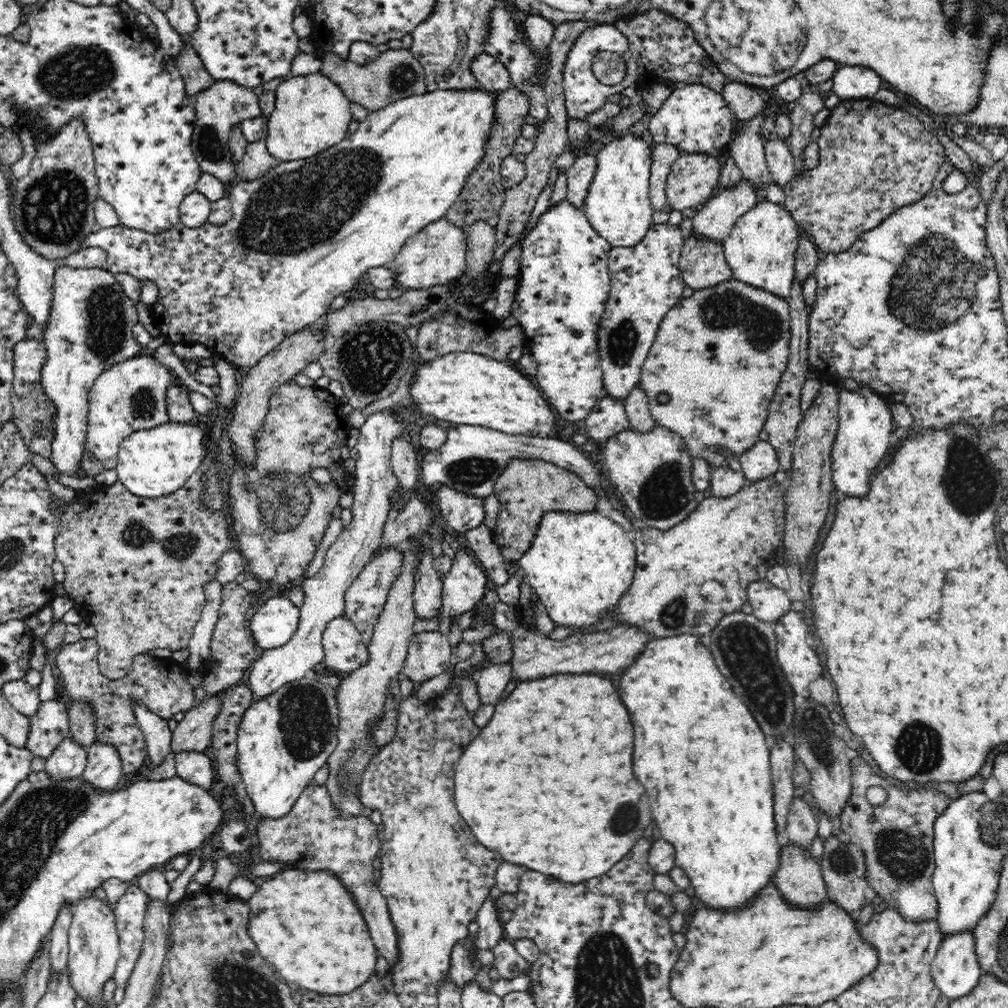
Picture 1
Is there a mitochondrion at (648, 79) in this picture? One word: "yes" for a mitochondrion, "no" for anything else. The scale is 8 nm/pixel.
no

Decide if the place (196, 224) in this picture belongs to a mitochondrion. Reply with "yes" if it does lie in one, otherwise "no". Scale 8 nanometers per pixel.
no

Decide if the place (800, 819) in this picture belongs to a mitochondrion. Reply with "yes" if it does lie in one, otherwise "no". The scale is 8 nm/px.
no

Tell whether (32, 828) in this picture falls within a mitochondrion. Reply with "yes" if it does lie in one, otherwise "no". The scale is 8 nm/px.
yes

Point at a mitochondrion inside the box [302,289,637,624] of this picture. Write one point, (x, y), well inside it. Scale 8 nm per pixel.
(370, 357)

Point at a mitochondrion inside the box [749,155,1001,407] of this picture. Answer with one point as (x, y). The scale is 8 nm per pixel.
(936, 283)

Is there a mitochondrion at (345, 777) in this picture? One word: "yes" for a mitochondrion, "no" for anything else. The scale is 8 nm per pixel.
yes

